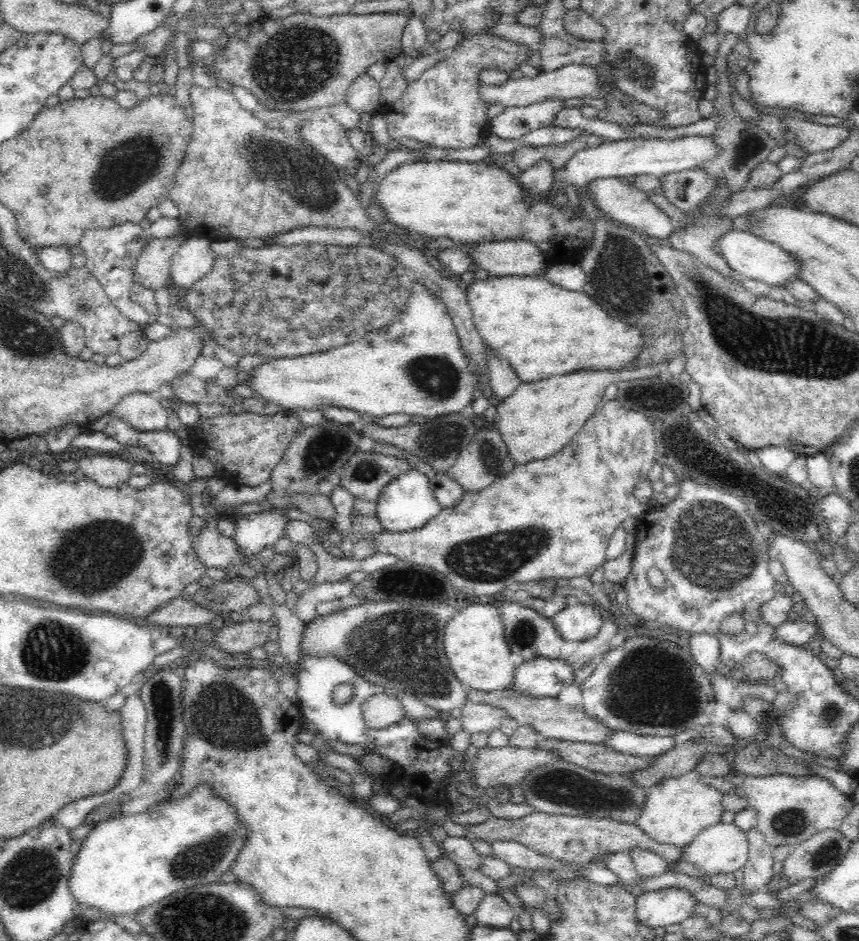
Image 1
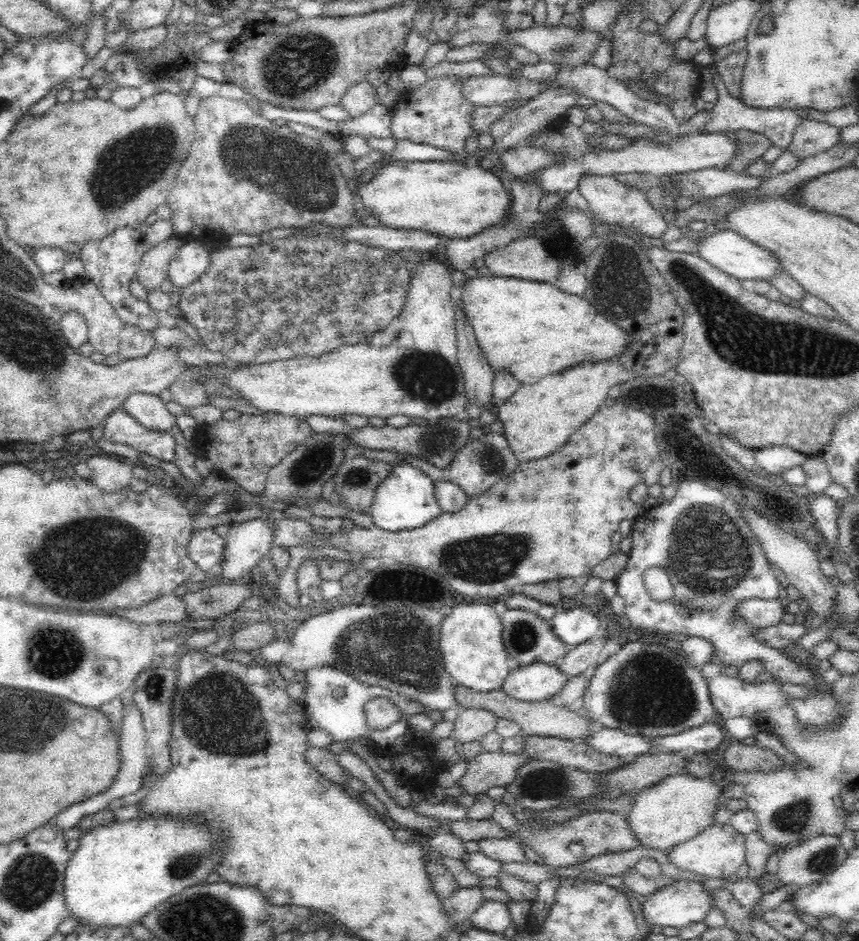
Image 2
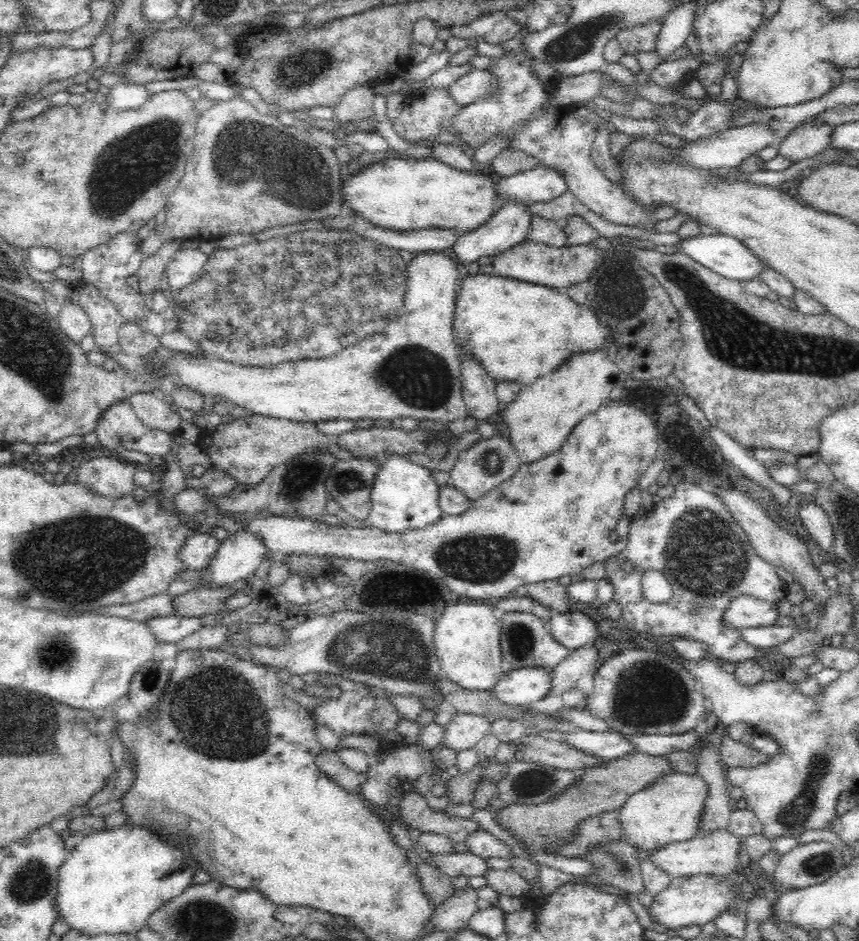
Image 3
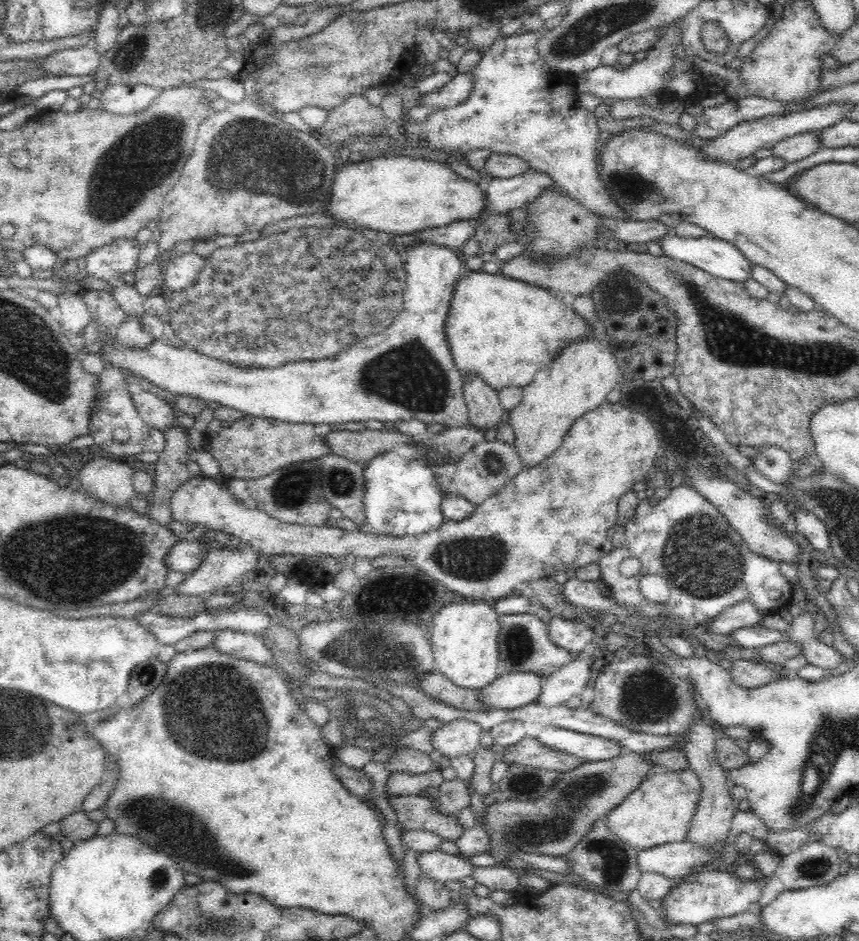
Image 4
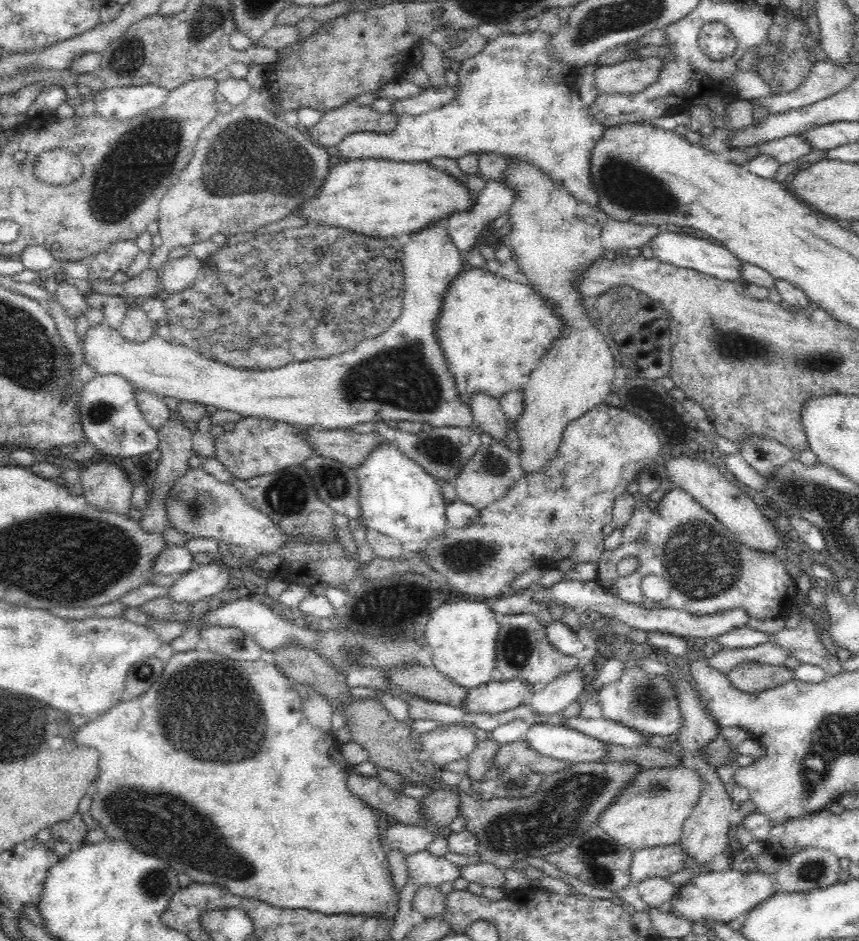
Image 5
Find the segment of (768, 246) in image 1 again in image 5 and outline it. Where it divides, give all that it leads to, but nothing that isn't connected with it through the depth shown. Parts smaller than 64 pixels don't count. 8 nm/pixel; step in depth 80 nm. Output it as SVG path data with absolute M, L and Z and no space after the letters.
M658 232L646 245L652 249L654 257L664 263L680 268L690 268L722 280L736 281L741 278L740 259L728 251L724 245L713 244L712 240L707 241L684 233Z

